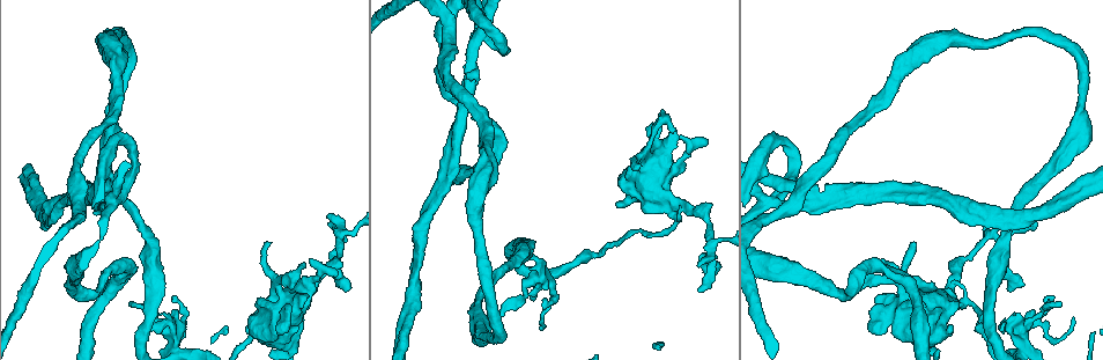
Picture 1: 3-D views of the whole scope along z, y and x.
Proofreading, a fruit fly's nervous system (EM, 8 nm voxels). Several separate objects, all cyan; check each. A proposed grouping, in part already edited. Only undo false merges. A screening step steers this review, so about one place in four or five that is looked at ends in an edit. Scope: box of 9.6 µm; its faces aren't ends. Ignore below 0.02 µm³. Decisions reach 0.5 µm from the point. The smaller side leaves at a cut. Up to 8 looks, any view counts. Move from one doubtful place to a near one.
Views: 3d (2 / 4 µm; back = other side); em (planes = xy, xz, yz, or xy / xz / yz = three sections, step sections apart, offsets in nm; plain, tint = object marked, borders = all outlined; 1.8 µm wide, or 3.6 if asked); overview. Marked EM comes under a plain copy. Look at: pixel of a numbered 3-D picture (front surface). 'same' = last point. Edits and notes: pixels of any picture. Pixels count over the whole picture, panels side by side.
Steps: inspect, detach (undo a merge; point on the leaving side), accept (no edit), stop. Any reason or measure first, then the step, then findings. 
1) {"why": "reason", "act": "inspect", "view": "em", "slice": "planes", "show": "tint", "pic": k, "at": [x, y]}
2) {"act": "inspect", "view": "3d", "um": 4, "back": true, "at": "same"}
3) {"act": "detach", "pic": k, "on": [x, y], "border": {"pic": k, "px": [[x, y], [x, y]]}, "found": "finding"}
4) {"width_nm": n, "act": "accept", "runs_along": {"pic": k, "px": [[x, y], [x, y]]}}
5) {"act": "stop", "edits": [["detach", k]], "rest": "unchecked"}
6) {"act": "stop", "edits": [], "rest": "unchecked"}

{"why": "arms part here", "act": "inspect", "view": "3d", "um": 2, "pic": 1, "at": [171, 328]}

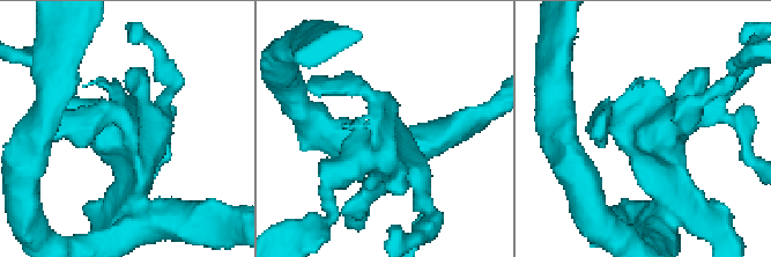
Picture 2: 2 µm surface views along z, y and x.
{"why": "shape alone is not enough", "act": "inspect", "view": "em", "slice": "planes", "show": "tint", "pic": 2, "at": [117, 139]}

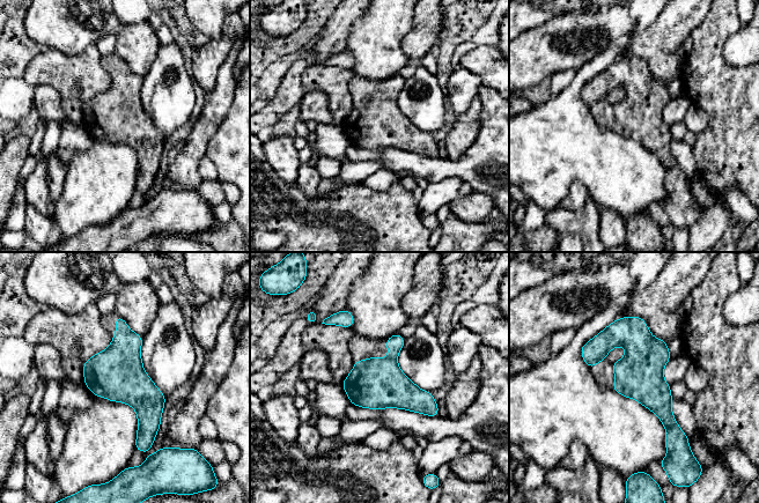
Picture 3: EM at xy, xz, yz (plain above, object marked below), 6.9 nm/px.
{"width_nm": 340, "act": "accept", "found": "continuous, no second neuron"}

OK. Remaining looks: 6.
{"why": "three arms meet", "act": "inspect", "view": "3d", "um": 2, "pic": 1, "at": [345, 240]}

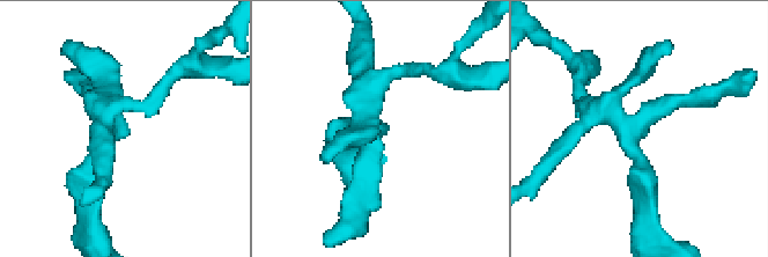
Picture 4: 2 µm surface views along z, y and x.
{"why": "now the EM", "act": "inspect", "view": "em", "um": 3.6, "slice": "planes", "show": "tint", "pic": 4, "at": [629, 127]}

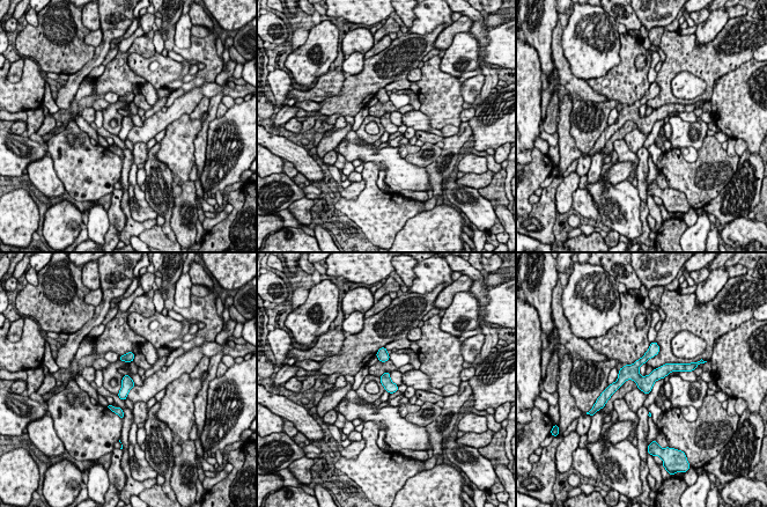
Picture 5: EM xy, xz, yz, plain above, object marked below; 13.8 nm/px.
{"width_nm": 160, "act": "accept", "runs_along": {"pic": 5, "px": [[653, 350], [613, 388]]}, "found": "one neuron here"}

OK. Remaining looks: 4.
{"why": "calibre changes", "act": "inspect", "view": "em", "um": 3.6, "slice": "xz", "step": 8, "show": "tint", "pic": 1, "at": [910, 311]}

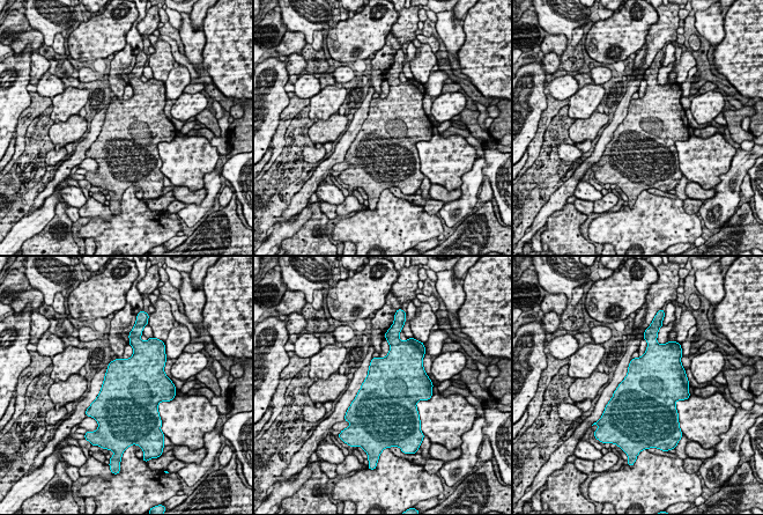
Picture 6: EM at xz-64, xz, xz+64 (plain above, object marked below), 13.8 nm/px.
{"act": "inspect", "view": "em", "um": 3.6, "slice": "planes", "show": "tint", "at": "same"}

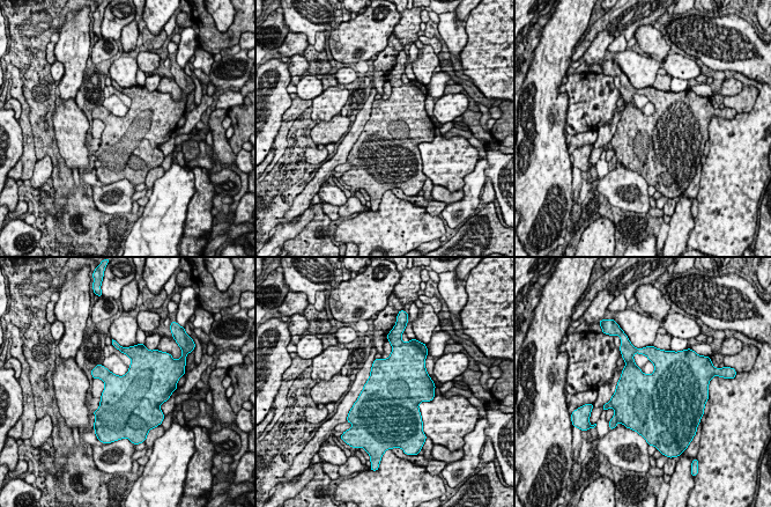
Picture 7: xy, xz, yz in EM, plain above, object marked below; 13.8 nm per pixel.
{"act": "accept", "found": "continuous, no second neuron"}

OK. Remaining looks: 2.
{"act": "stop", "edits": [], "rest": "unchecked"}

